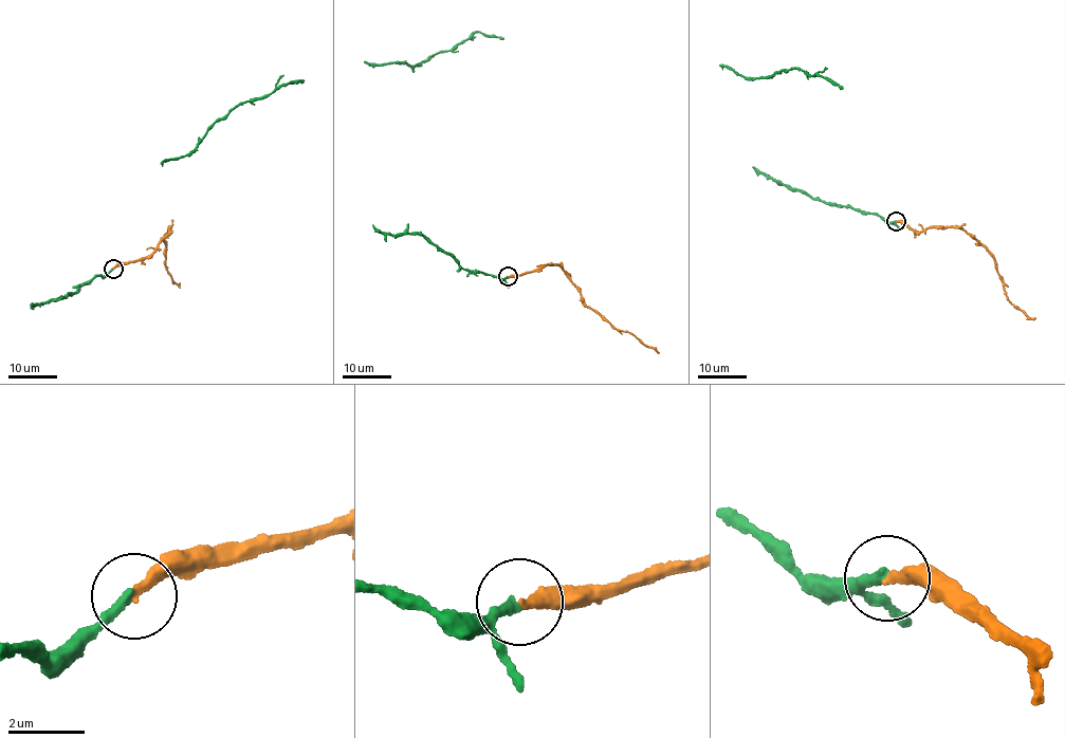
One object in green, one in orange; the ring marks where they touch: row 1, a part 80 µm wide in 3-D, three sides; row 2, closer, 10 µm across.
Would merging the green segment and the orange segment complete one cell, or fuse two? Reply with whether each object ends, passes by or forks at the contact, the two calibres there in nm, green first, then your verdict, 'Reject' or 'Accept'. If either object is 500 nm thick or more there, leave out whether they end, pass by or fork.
At the ring green ends. At the ring orange ends. Thickness 280 nm (green) against 260 nm. Accept

